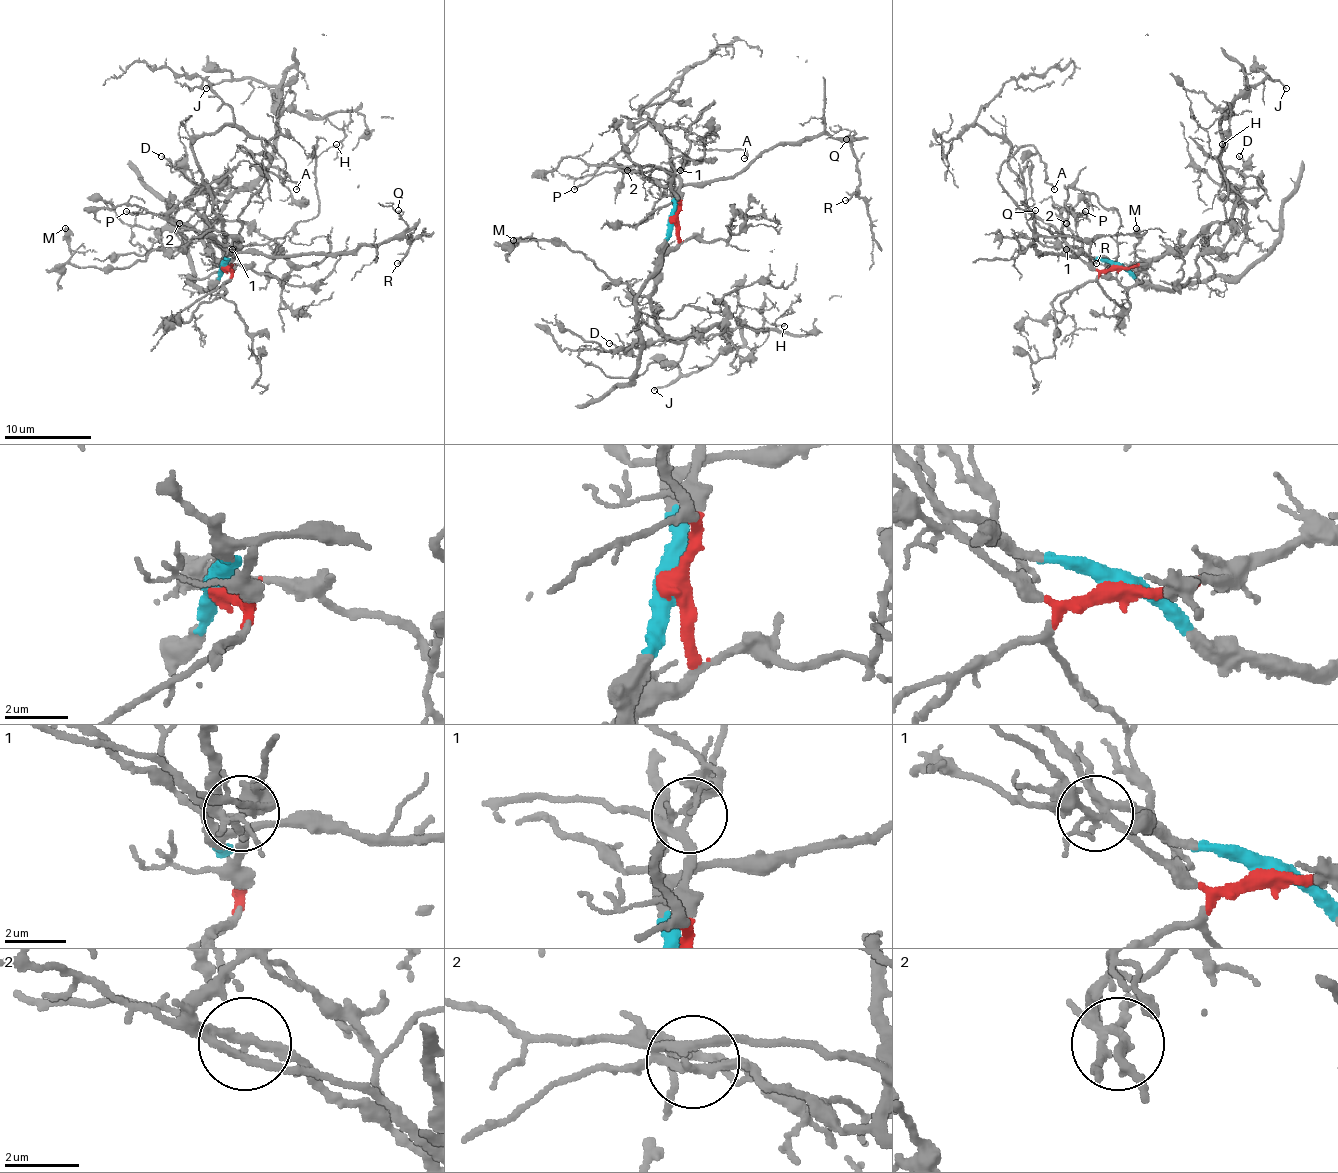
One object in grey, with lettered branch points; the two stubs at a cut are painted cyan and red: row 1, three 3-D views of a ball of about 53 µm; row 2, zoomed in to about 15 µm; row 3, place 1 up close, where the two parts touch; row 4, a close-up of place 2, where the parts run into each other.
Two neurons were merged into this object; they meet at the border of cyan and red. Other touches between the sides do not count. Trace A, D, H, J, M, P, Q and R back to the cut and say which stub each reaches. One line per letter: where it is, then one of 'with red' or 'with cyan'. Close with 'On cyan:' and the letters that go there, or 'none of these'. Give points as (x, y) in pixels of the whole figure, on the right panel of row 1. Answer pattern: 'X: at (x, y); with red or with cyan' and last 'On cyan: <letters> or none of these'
A: at (1054, 189); with red
D: at (1239, 156); with red
H: at (1222, 144); with cyan
J: at (1286, 88); with red
M: at (1136, 228); with red
P: at (1085, 211); with cyan
Q: at (1035, 210); with cyan
R: at (1096, 263); with cyan
On cyan: H, P, Q, R

